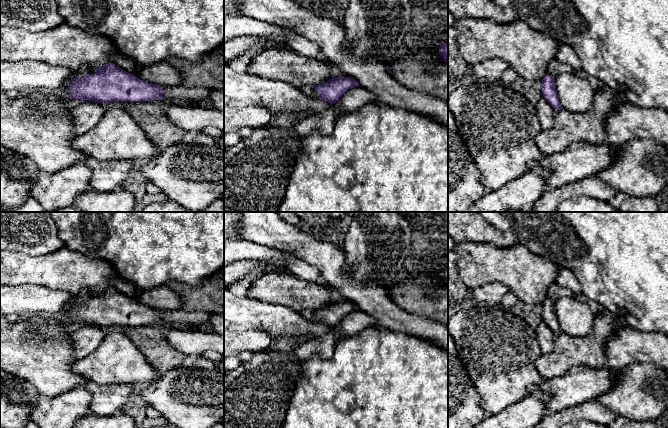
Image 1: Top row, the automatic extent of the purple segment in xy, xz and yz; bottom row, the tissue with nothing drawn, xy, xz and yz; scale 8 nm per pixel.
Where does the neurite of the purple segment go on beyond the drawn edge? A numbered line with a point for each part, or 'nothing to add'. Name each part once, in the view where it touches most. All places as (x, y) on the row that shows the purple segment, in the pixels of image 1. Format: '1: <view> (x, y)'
1: xy (85, 69)

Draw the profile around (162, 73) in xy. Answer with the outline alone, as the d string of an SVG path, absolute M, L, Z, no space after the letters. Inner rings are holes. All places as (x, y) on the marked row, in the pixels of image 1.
M166 61L140 67L139 79L161 86L176 87L182 82L179 71Z

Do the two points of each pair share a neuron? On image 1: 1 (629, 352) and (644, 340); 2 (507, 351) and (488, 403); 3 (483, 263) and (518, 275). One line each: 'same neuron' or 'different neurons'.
1: same neuron
2: same neuron
3: same neuron

